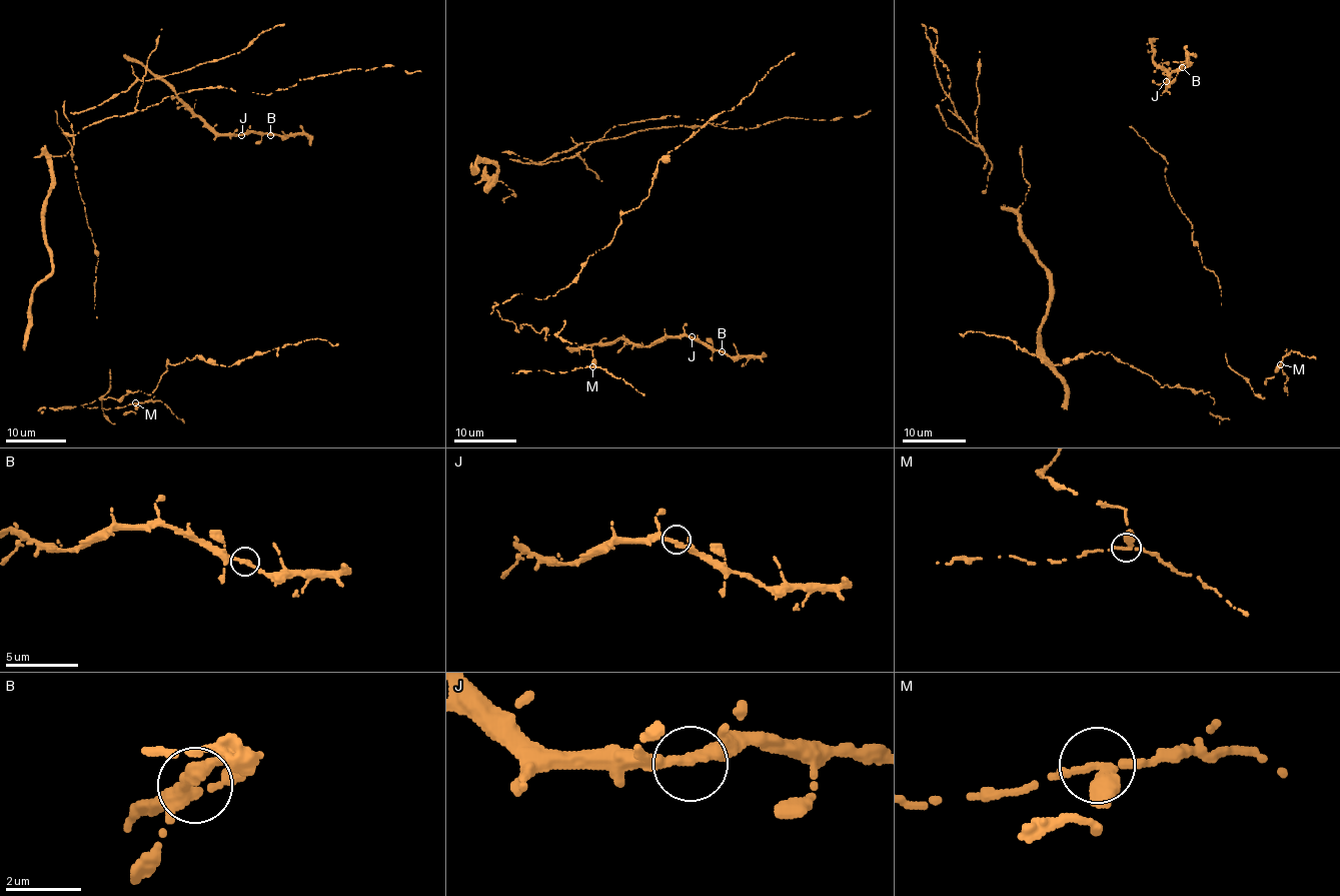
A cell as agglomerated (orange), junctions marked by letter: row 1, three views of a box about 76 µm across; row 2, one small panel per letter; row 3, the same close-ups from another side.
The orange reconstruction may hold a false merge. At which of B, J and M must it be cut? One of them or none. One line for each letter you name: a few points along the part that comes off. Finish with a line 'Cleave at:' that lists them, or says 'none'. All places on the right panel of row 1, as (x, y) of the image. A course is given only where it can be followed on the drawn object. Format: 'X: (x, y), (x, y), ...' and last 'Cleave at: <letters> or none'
Cleave at: M

